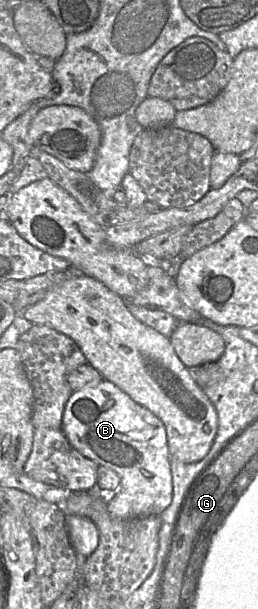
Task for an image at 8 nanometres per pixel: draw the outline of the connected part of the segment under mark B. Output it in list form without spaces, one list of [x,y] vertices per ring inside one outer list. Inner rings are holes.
[[[103,379],[94,386],[75,391],[69,397],[62,417],[61,430],[68,442],[84,457],[115,471],[120,477],[120,487],[116,493],[105,493],[108,499],[108,511],[116,518],[128,520],[134,518],[158,516],[171,503],[172,478],[170,472],[170,454],[163,422],[151,411],[136,403],[128,394],[112,382]]]

